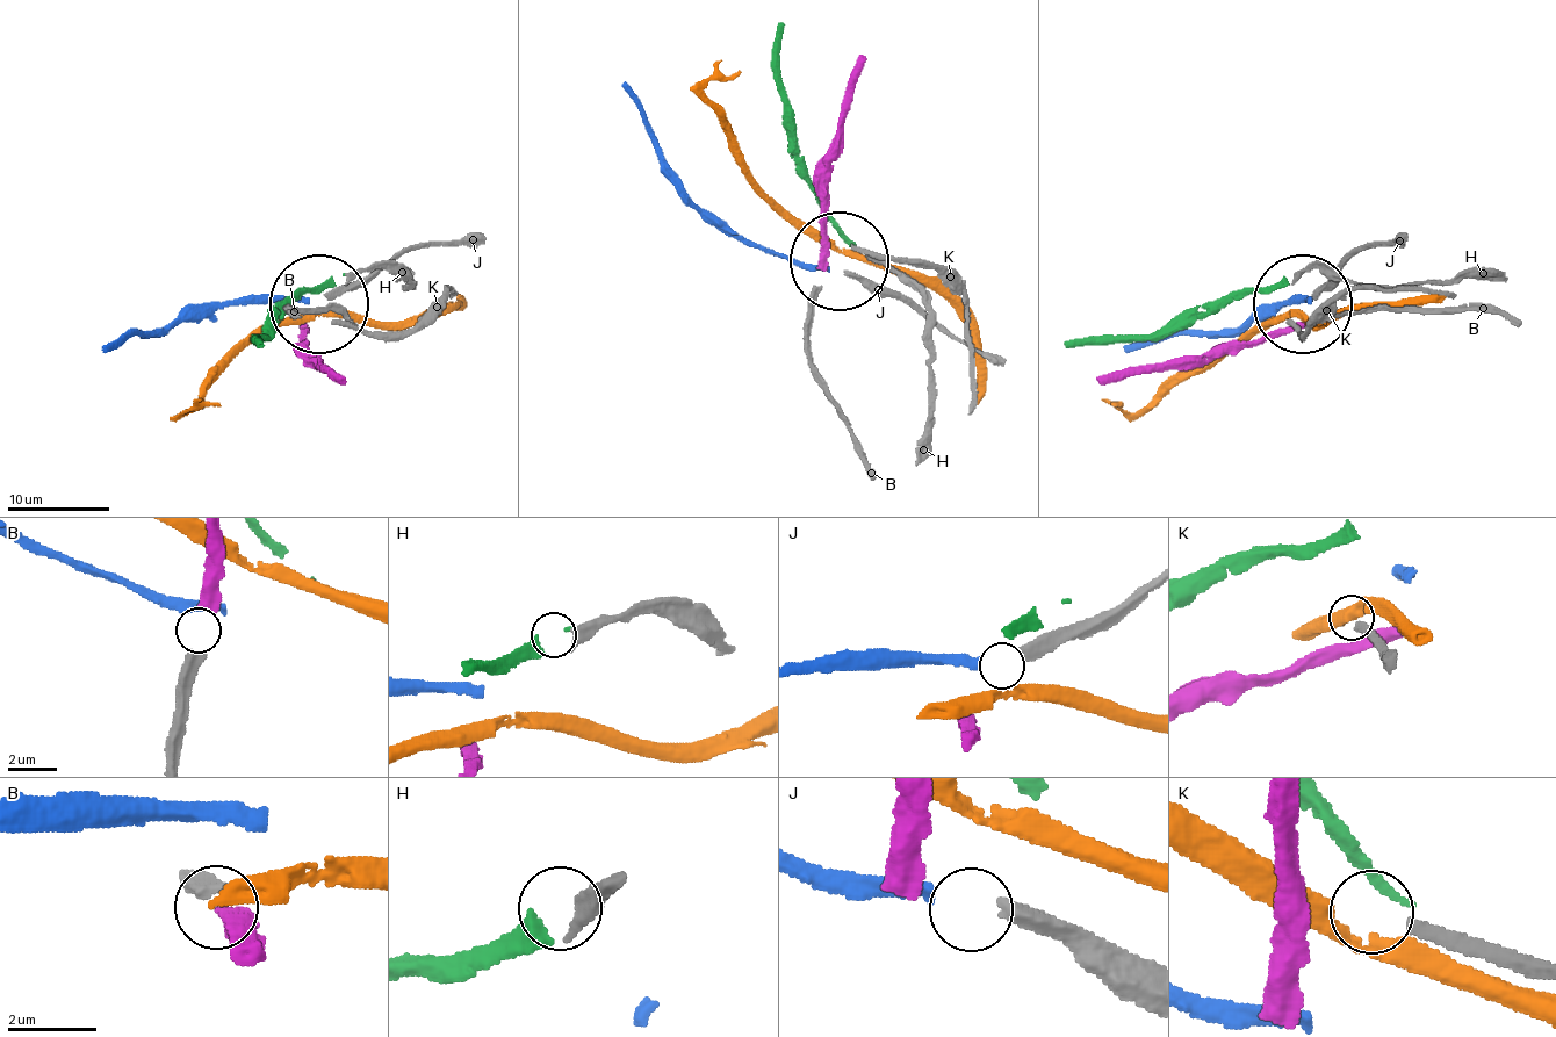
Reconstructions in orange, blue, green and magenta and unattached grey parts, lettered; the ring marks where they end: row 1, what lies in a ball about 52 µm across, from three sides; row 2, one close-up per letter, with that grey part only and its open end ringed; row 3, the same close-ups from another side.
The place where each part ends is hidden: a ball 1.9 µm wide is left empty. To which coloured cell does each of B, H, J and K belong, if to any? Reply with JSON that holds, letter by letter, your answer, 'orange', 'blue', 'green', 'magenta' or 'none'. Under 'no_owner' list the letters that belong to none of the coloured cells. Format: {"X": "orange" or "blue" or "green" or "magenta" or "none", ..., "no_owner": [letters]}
{"B": "magenta", "H": "green", "J": "blue", "K": "none", "no_owner": ["K"]}

